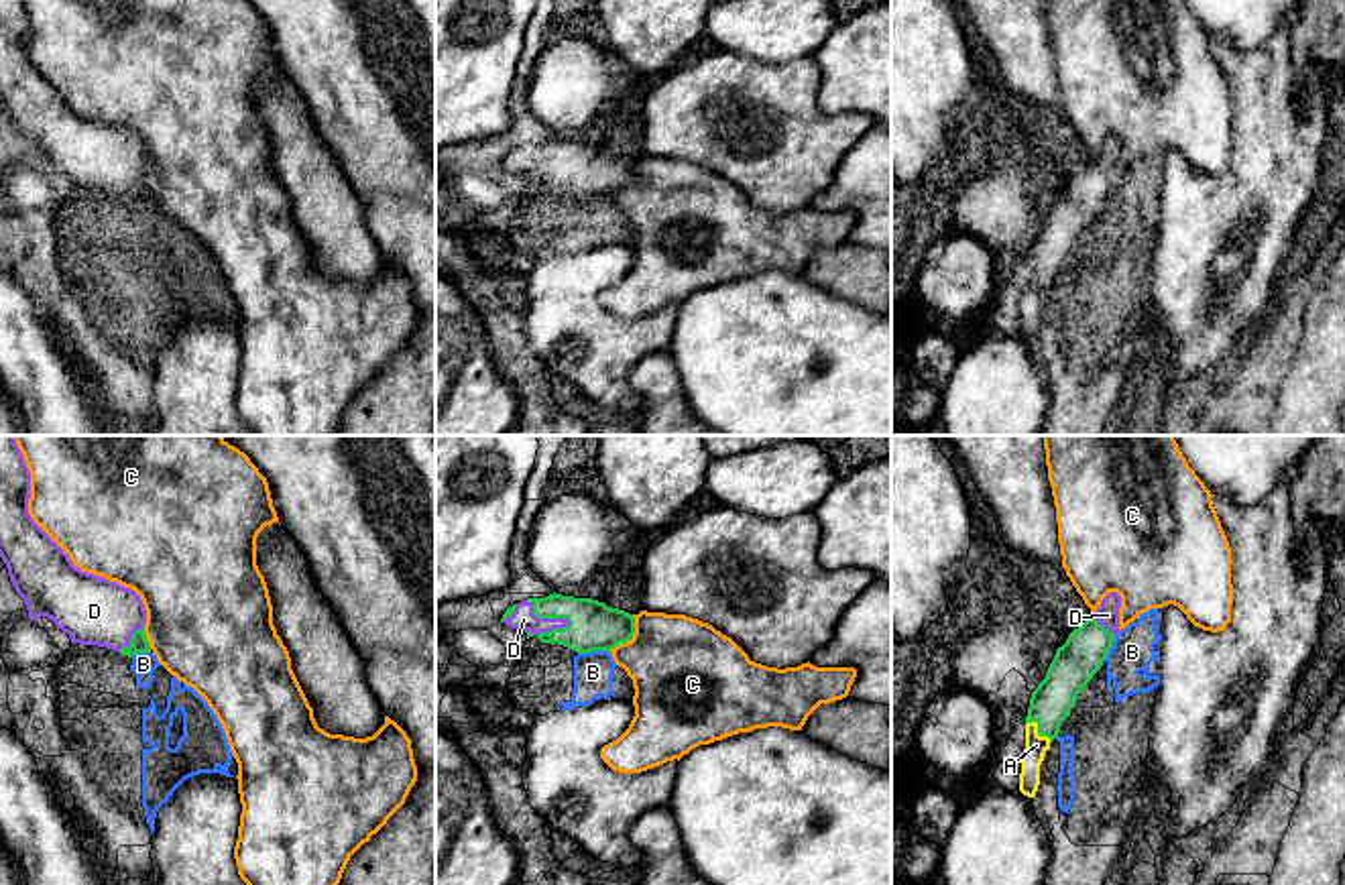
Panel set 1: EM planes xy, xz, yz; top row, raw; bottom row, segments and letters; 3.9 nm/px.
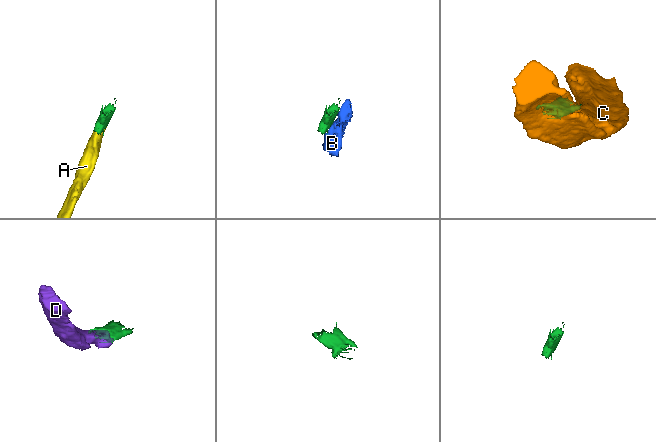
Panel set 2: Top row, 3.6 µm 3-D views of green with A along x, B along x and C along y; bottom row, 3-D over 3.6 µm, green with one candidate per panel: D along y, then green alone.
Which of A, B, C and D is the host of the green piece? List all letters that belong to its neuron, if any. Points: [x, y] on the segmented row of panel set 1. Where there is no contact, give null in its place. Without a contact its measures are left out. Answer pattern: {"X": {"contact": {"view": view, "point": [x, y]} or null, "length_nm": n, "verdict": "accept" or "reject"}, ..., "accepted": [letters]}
{"A": {"contact": {"view": "yz", "point": [1038, 729]}, "length_nm": 130, "verdict": "accept"}, "B": {"contact": {"view": "xz", "point": [593, 650]}, "length_nm": 130, "verdict": "reject"}, "C": {"contact": {"view": "xz", "point": [631, 637]}, "length_nm": 180, "verdict": "reject"}, "D": {"contact": {"view": "xz", "point": [546, 617]}, "length_nm": 200, "verdict": "accept"}, "accepted": ["A", "D"]}

